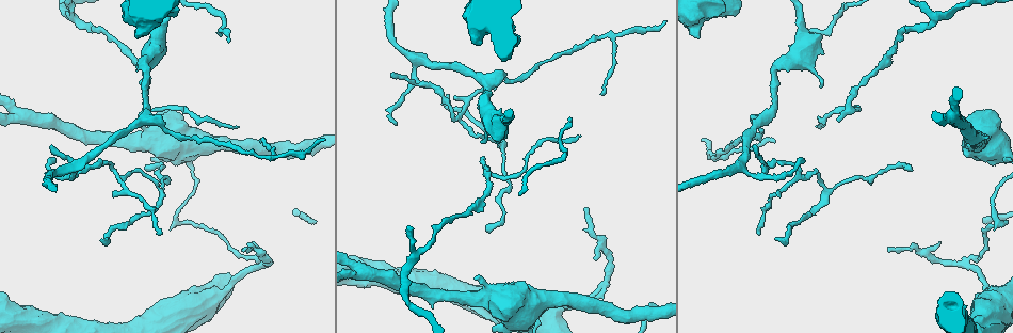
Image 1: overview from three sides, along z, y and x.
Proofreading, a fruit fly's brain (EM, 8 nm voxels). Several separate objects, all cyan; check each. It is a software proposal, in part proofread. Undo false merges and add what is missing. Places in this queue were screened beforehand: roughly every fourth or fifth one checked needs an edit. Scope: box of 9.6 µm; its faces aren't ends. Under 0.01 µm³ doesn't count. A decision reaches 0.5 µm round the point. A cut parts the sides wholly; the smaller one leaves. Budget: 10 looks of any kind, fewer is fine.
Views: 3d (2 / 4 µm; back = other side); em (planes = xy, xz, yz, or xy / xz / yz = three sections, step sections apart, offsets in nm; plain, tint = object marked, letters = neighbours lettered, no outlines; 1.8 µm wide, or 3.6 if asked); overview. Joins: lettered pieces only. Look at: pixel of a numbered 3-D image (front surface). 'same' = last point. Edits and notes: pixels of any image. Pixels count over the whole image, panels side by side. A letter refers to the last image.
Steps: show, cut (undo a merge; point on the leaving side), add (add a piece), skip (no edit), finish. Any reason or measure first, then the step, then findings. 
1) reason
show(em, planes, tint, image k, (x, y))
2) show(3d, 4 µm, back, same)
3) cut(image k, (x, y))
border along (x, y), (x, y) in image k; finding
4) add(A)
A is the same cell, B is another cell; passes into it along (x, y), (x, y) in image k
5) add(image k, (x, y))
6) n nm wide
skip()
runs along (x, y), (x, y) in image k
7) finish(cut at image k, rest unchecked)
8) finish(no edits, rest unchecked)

branch stops here
show(em, yz, step 4, letters, image 1, (570, 119))

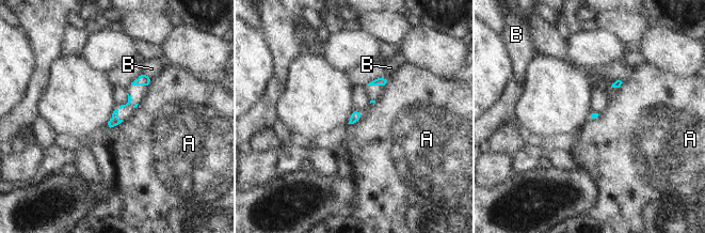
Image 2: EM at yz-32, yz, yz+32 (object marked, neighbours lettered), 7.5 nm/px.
A touches over 120 nm
skip()
A and B are other cells; border along (362, 118), (348, 124) in image 2; none of them fits

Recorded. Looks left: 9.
branch stops here
show(em, planes, tint, image 1, (818, 126))

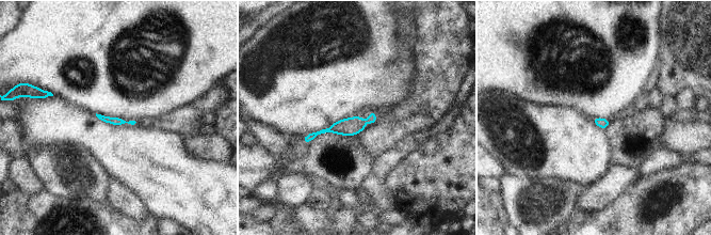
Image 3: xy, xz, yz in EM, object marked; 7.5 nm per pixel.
see the neighbours
show(em, planes, letters, same)

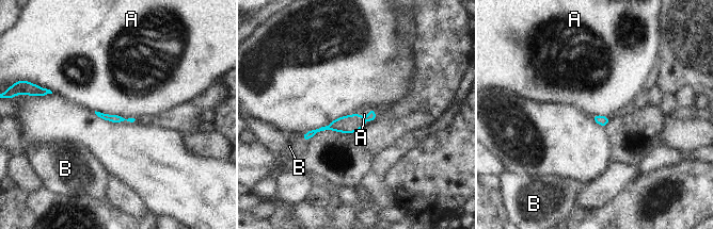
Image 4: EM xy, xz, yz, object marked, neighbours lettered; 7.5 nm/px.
skip()
A and B are other cells; none of them fits

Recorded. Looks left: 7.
show(3d, 2 µm, image 1, (758, 234))

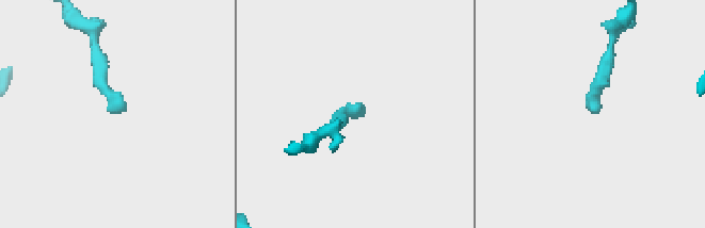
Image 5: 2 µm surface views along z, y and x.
now the EM
show(em, planes, letters, image 5, (109, 111))

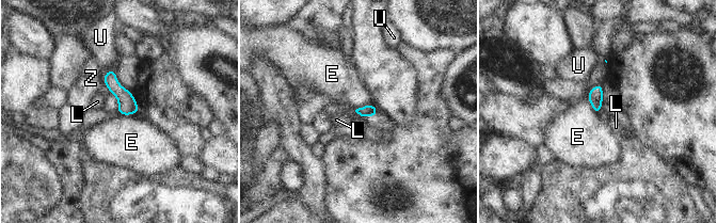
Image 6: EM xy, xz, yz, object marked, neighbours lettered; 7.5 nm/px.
skip()
E, L, U and Z are other cells; border along (138, 111), (131, 114), (120, 114) in image 6; no lettered piece goes on from it

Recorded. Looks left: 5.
branch stops here
show(3d, 4 µm, image 1, (780, 196))

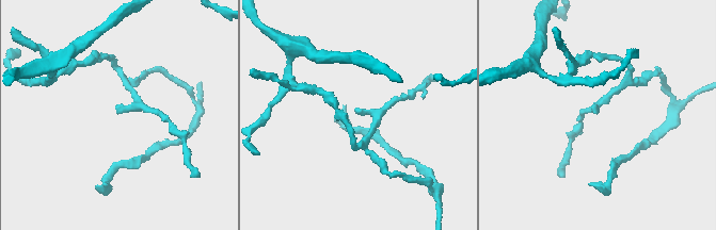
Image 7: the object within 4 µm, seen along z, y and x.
show(em, xy, step 4, tint, image 7, (357, 114))

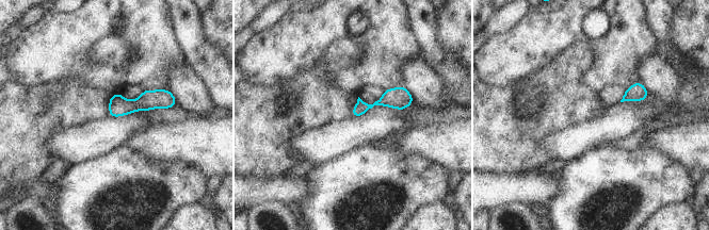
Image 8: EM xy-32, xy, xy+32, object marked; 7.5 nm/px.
show(em, xy, step 4, letters, same)

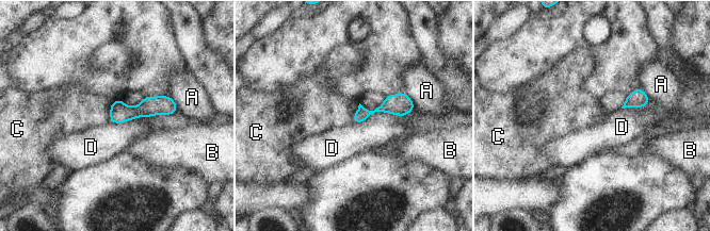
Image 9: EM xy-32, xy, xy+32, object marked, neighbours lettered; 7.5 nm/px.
skip()
A, B, C and D are other cells; border along (112, 102), (109, 121) in image 9; no lettered piece goes on from it

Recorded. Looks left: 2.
tapers out
show(em, yz, step 4, tint, image 1, (148, 168))

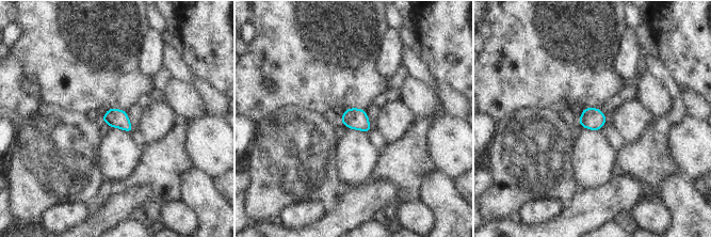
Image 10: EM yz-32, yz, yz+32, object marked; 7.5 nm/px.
cut it another way
show(em, planes, letters, same)

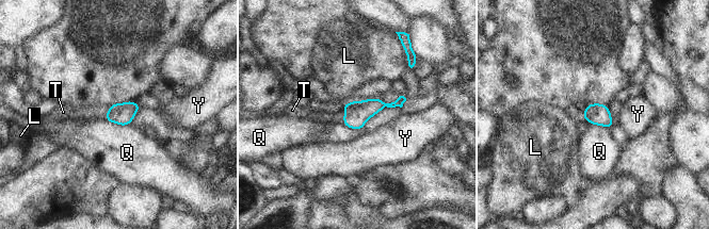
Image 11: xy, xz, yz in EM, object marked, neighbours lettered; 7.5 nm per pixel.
Q touches over 200 nm
add(T)
T is the same cell, L, Q and Y are other cells; passes into it along (123, 114), (108, 113), (98, 112) in image 11; the neuron continues

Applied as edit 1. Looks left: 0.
finish(add at image 11, rest unchecked)

